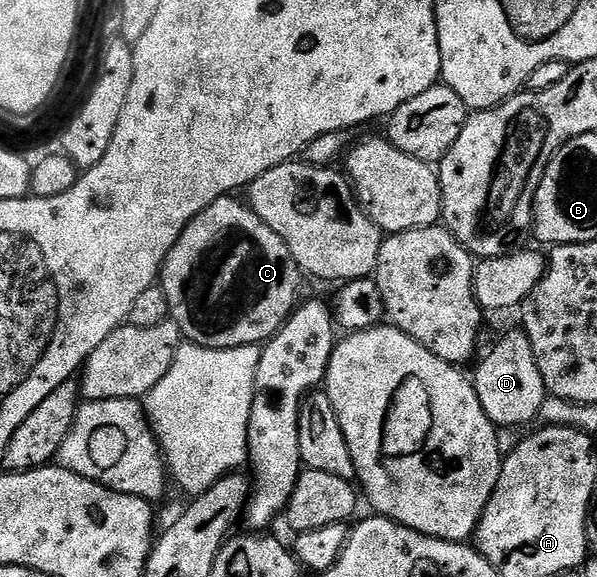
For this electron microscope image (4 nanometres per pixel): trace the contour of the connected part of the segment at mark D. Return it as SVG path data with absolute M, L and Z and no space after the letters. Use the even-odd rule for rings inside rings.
M521 328L508 331L487 352L486 359L478 366L478 371L472 374L472 381L484 412L499 428L519 428L525 422L537 419L548 397L540 368L536 364L536 356L532 352L532 344L526 331Z

